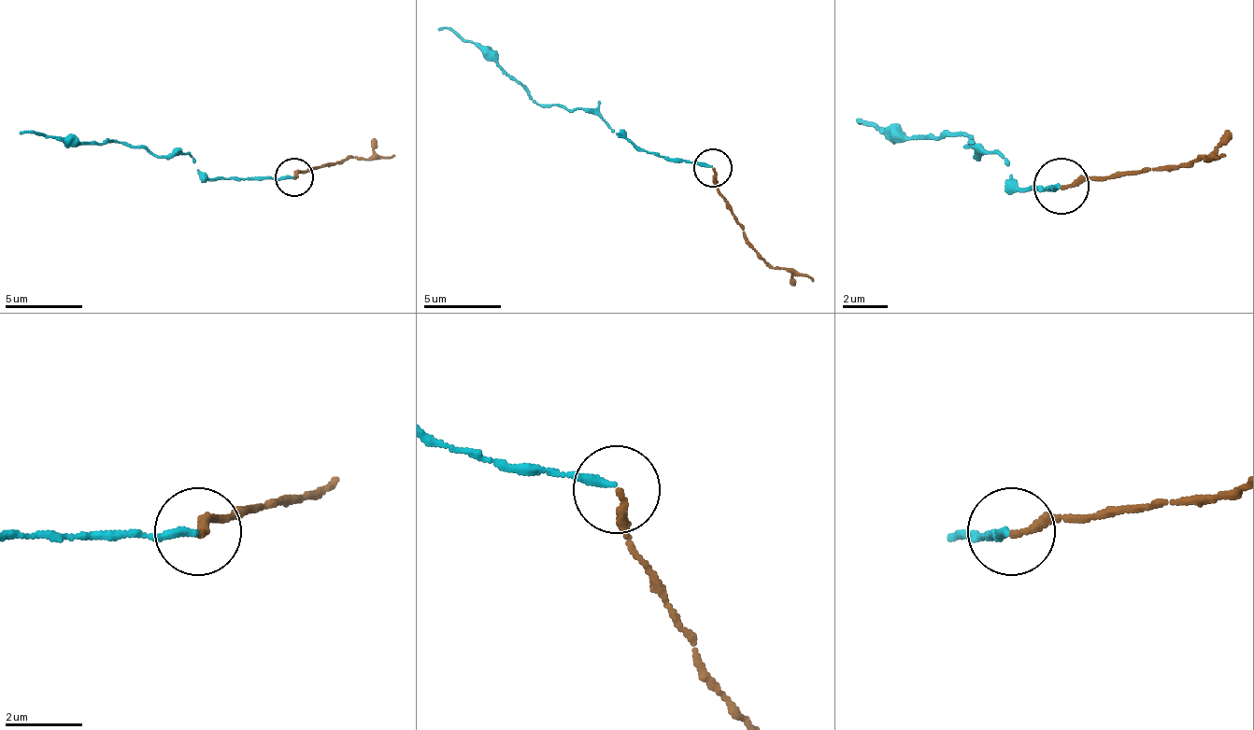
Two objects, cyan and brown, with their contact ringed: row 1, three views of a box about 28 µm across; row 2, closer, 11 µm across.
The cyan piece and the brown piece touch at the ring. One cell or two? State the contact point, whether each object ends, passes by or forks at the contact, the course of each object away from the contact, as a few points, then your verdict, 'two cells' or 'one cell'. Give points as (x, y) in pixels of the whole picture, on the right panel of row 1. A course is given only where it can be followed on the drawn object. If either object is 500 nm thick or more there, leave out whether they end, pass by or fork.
place (1061, 186); cyan ends; brown ends; course cyan (1060, 187), (1020, 187), (998, 154), (981, 154), (970, 137), (881, 132), (859, 126); course brown (1060, 187), (1165, 170), (1227, 154); one cell

